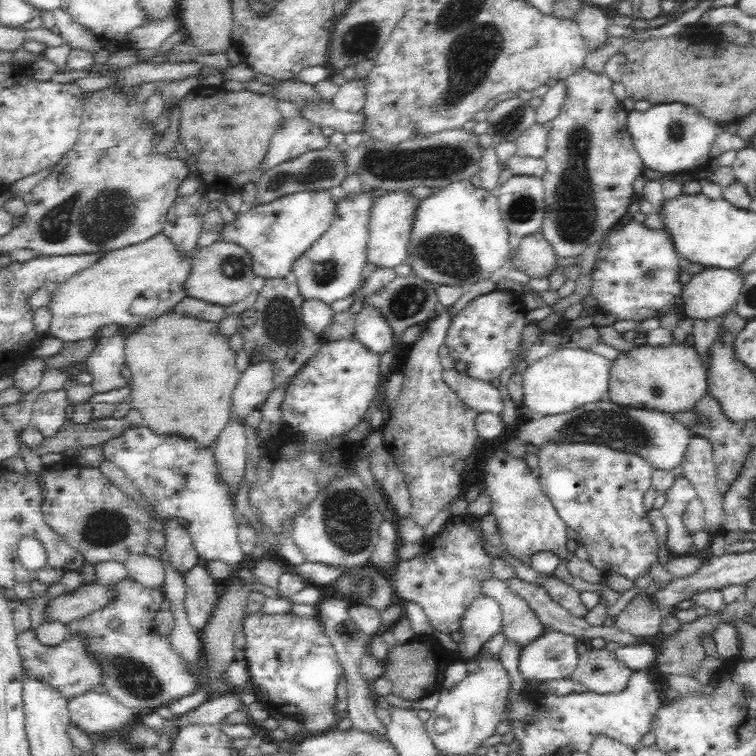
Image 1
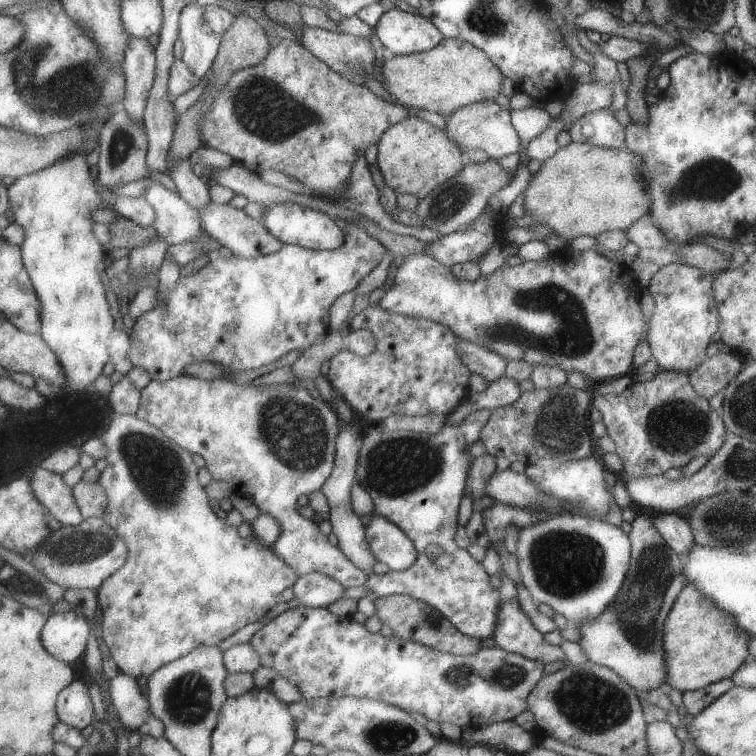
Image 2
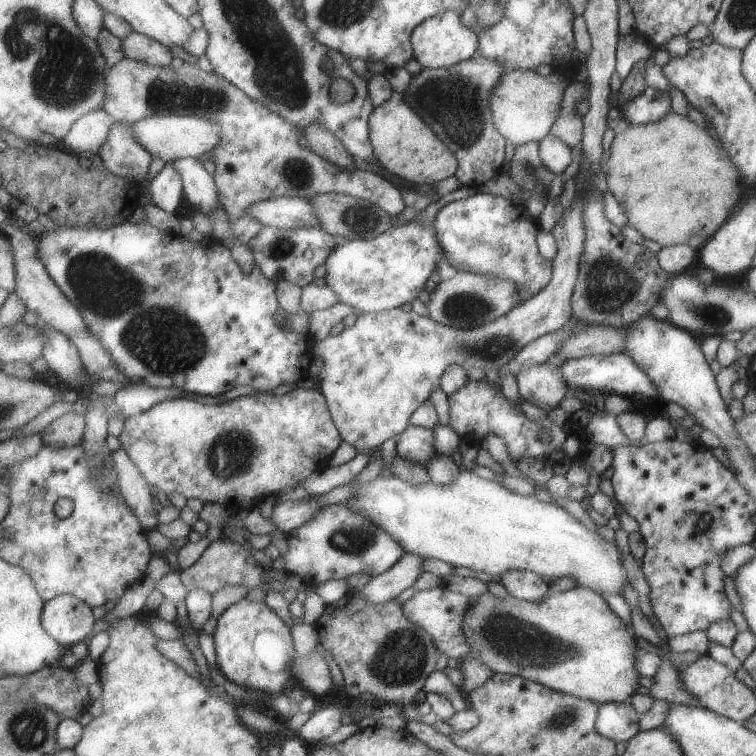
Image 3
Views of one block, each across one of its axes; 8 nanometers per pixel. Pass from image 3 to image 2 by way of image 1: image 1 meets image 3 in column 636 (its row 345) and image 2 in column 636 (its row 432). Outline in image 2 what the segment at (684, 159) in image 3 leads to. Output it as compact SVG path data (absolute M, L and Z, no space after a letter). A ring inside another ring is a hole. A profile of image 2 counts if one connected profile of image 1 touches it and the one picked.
M570 142L544 160L531 175L524 189L522 205L524 212L537 223L553 230L561 239L587 235L595 237L600 232L624 231L637 217L648 215L648 196L640 176L640 160L625 149L606 149L586 142Z

